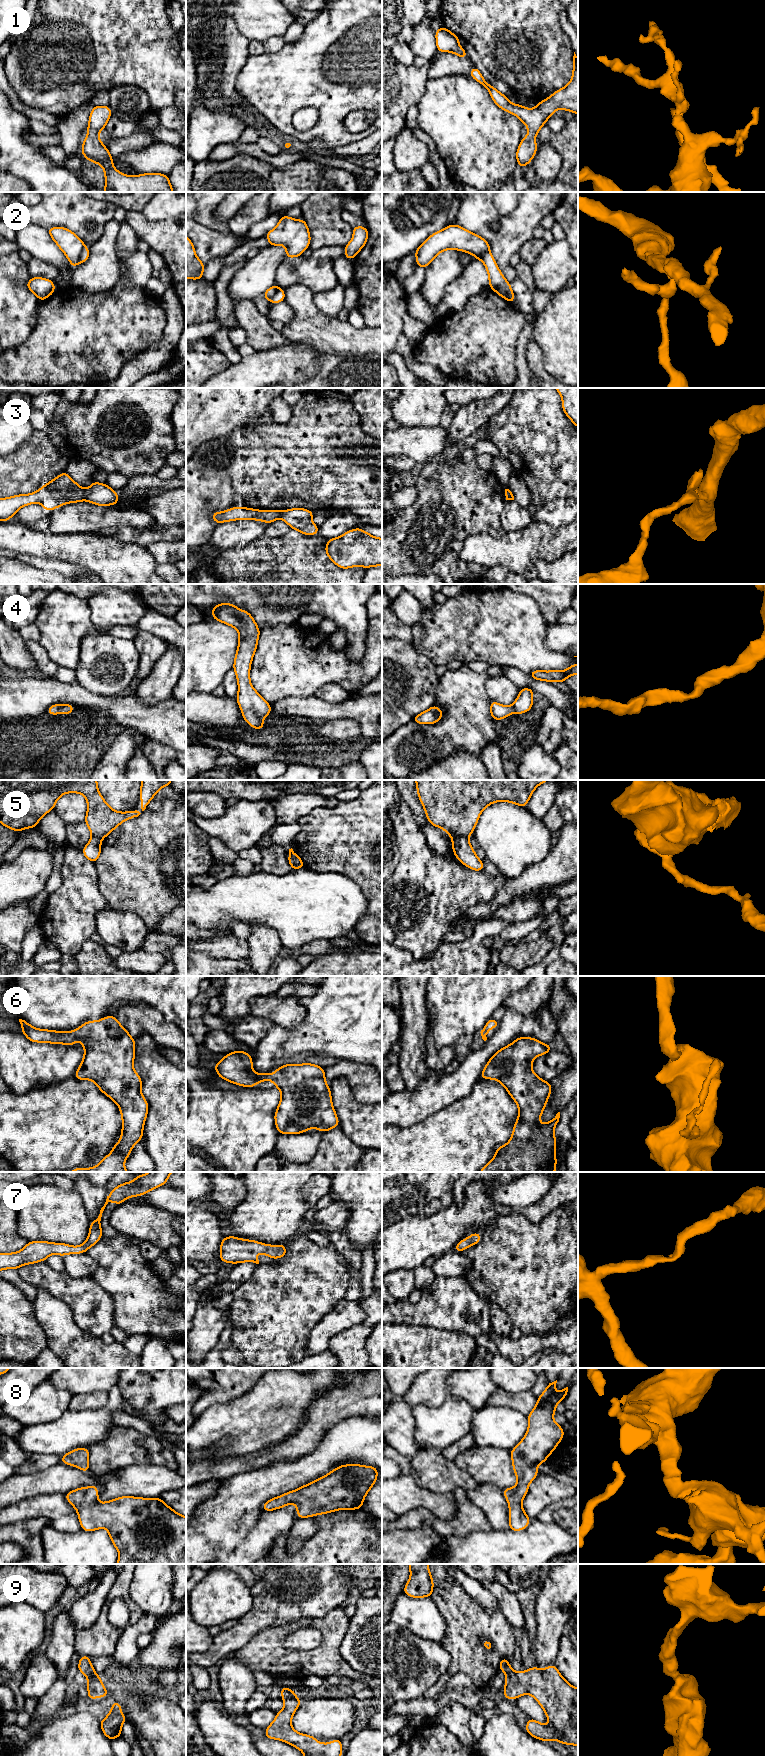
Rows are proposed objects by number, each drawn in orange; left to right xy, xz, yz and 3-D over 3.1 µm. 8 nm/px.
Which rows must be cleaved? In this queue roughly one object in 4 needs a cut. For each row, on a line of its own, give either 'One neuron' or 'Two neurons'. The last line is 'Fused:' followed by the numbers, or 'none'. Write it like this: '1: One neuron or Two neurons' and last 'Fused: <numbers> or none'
1: One neuron
2: Two neurons
3: Two neurons
4: One neuron
5: Two neurons
6: One neuron
7: One neuron
8: One neuron
9: One neuron
Fused: 2, 3, 5

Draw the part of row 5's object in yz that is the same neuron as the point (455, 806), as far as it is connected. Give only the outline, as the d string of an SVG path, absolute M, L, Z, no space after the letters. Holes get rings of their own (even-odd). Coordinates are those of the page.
M415 780L418 797L433 826L442 828L451 837L467 837L473 834L481 812L494 802L506 801L526 807L538 785L549 780Z

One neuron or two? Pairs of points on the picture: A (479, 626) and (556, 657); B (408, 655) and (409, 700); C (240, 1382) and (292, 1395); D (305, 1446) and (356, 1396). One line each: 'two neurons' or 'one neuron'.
A: one neuron
B: one neuron
C: two neurons
D: one neuron

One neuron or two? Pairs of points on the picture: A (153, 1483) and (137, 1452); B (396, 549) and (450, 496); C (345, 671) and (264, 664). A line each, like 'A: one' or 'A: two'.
A: two
B: one
C: one

